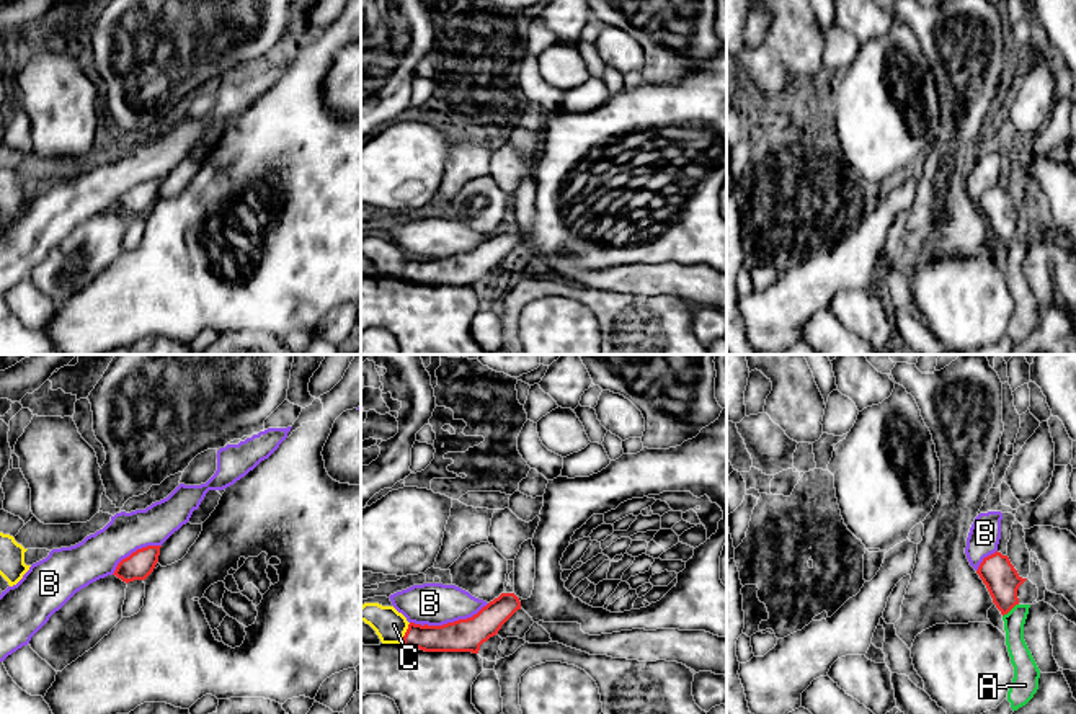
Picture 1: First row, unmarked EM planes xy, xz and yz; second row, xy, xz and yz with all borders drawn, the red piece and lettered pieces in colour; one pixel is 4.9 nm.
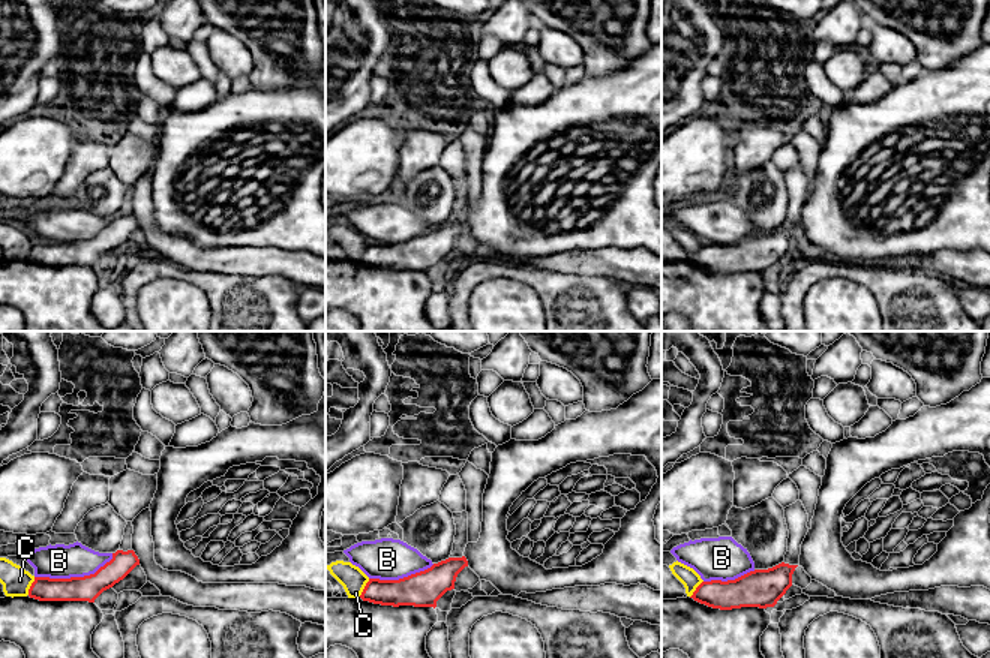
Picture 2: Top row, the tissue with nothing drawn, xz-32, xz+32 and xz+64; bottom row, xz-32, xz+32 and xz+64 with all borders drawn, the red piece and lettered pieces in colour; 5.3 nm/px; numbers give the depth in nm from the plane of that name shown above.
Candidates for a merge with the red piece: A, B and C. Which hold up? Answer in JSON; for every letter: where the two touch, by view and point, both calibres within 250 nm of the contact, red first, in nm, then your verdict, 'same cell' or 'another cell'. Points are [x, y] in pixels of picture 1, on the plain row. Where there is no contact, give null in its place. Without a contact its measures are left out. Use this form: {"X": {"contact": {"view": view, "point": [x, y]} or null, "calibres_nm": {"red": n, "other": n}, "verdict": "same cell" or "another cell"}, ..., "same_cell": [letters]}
{"A": {"contact": {"view": "yz", "point": [1009, 244]}, "calibres_nm": {"red": 170, "other": 110}, "verdict": "same cell"}, "B": {"contact": {"view": "xz", "point": [449, 257]}, "calibres_nm": {"red": 160, "other": 200}, "verdict": "another cell"}, "C": {"contact": {"view": "xz", "point": [405, 267]}, "calibres_nm": {"red": 150, "other": 160}, "verdict": "another cell"}, "same_cell": ["A"]}

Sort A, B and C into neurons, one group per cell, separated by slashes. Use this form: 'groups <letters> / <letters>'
groups A / B / C

